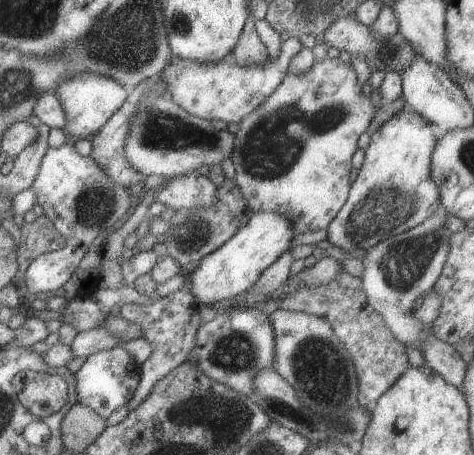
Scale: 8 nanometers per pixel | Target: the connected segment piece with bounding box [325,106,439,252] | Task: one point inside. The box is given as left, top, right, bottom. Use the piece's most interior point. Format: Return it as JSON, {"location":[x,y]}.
{"location":[392,192]}

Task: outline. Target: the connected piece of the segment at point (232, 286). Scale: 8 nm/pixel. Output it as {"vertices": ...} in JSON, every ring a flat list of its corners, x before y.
{"vertices":[[269,211,253,213,230,239,198,260,197,266,188,276,193,298,202,307,215,307,216,302,229,300,239,293,249,291,265,268,285,249,289,249,289,239,294,235,292,225,280,214]]}

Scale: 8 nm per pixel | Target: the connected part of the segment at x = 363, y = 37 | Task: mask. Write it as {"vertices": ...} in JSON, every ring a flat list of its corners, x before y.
{"vertices":[[347,15,337,20,334,20,323,32,320,37,327,46,334,46,337,50,345,50,350,55,362,54,365,57,366,63,372,72,373,69,383,69,384,74,389,71,400,72,411,62,415,56,414,49,410,44,399,34,389,36,386,39,377,40,370,32,369,29,357,22,357,19,352,15]]}

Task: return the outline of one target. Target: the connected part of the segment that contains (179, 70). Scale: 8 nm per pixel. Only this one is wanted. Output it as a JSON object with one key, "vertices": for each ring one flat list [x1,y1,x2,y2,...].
{"vertices":[[291,36,286,41,280,42,279,54,277,56,274,58,267,57,260,65,248,67,231,64,223,59,214,63,206,63,171,56,170,61,162,68,162,72,158,78,166,86,167,95,185,112,208,121,219,119,227,124,233,124,233,122,238,124,249,111,259,106,274,91,274,88,279,84,279,81,288,70,289,59,301,47,297,38]]}

